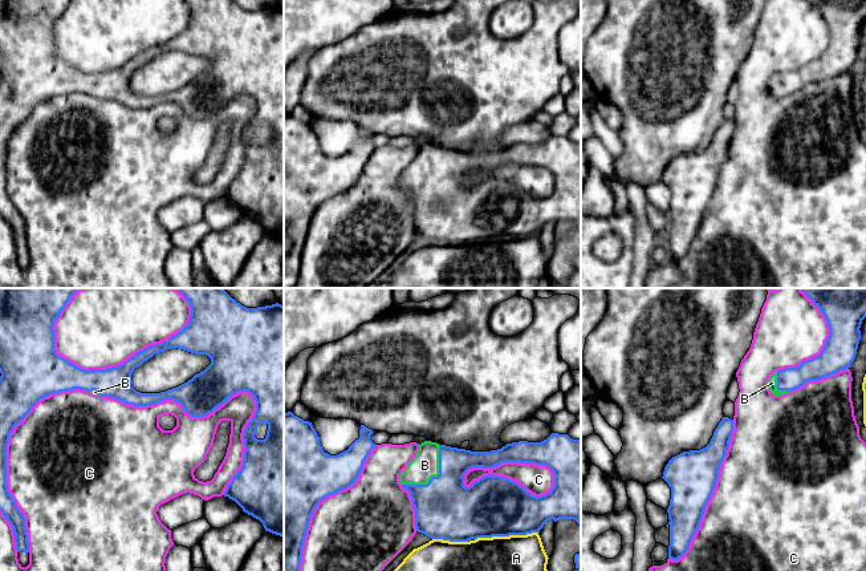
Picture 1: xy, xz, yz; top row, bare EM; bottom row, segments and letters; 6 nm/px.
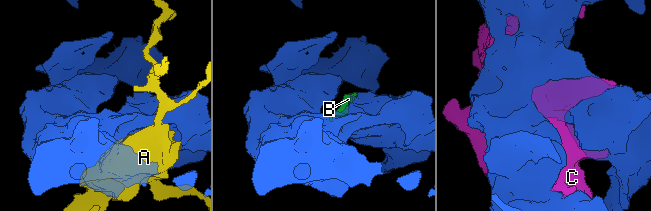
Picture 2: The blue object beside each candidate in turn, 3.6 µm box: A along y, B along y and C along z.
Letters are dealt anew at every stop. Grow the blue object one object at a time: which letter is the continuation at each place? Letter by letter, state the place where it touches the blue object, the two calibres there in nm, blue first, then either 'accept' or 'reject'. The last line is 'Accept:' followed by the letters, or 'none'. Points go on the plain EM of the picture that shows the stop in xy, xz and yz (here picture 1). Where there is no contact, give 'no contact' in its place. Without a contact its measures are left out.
A: xz (505, 238) | 360/500 nm | reject
B: xz (434, 179) | 360/170 nm | accept
C: xy (211, 114) | 260/260 nm | reject
Accept: B

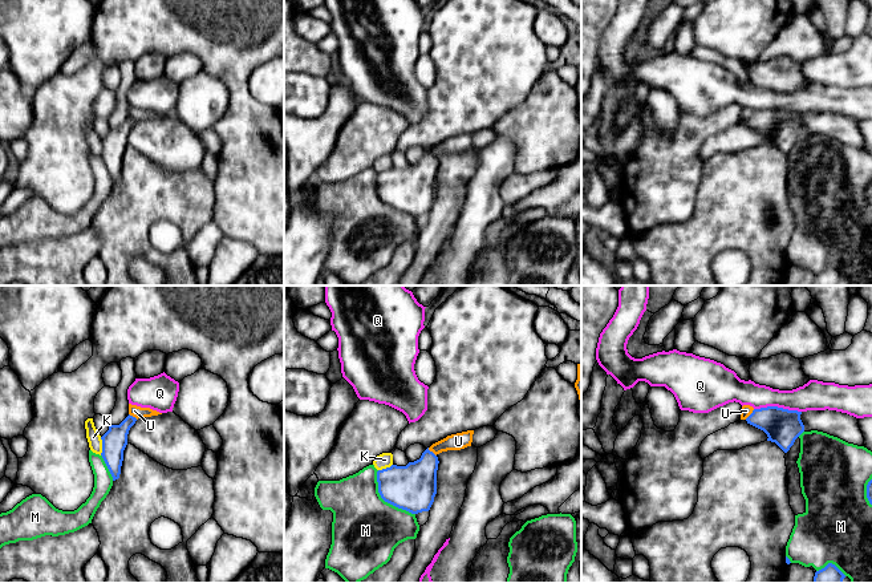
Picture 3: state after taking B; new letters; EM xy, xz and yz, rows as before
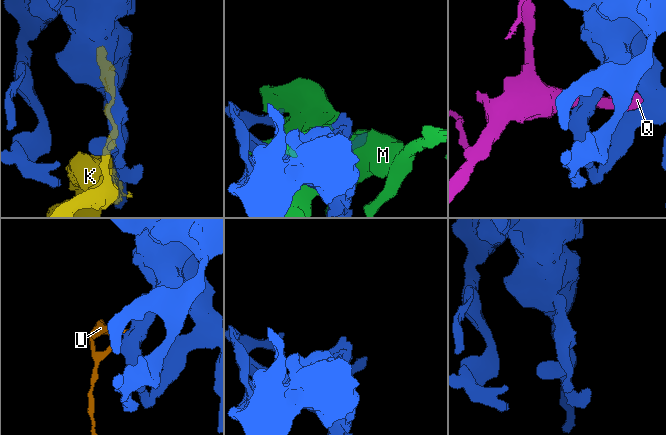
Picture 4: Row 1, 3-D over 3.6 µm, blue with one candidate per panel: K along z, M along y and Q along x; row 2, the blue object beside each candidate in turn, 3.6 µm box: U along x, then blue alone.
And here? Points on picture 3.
K: xy (102, 149) | 150/80 nm | reject
M: xz (385, 203) | 280/420 nm | reject
Q: yz (777, 109) | 220/180 nm | reject
U: yz (750, 117) | 220/70 nm | reject
Accept: none

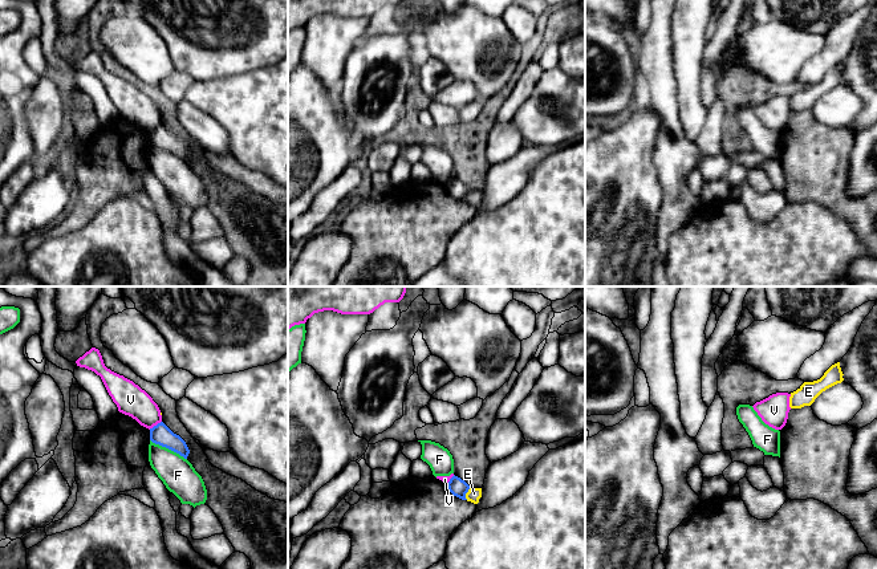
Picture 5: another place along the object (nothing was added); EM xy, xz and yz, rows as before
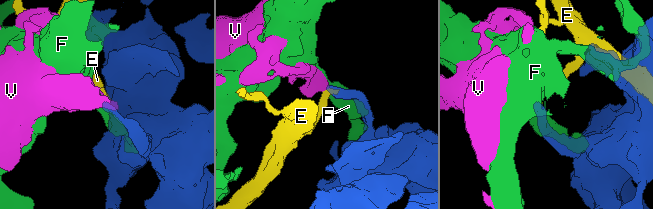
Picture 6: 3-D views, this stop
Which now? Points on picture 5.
E: xz (466, 195) | 110/80 nm | reject
F: xy (169, 151) | 120/200 nm | reject
V: xy (154, 129) | 120/190 nm | reject
Accept: none

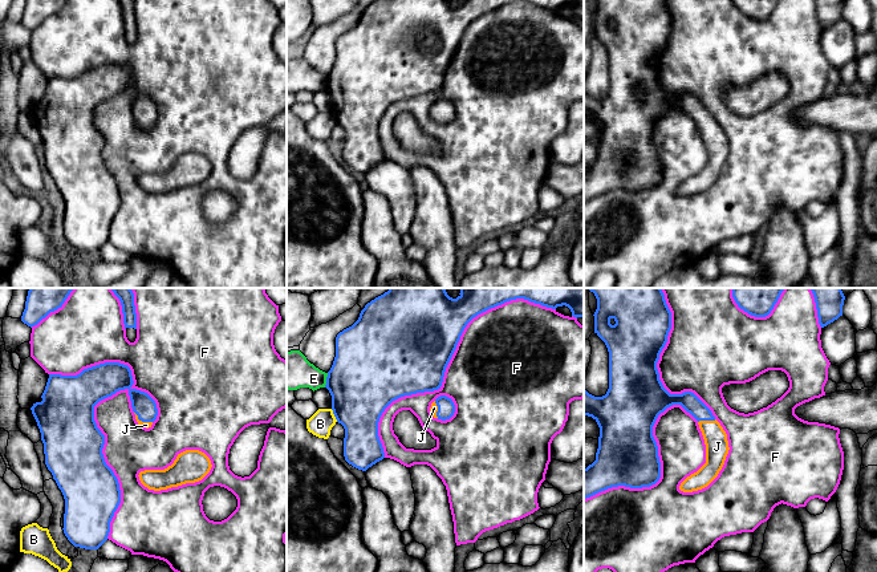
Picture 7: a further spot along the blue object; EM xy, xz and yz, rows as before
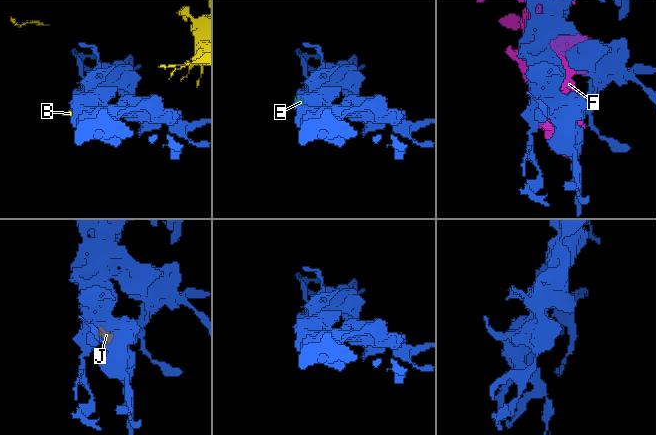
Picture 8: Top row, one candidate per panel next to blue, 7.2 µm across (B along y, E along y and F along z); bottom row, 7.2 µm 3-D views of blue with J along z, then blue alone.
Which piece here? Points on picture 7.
B: xz (335, 118) | 400/150 nm | reject
E: xz (327, 82) | 440/220 nm | reject
F: xy (104, 142) | 360/300 nm | reject
J: yz (706, 122) | 110/140 nm | accept
Accept: J

